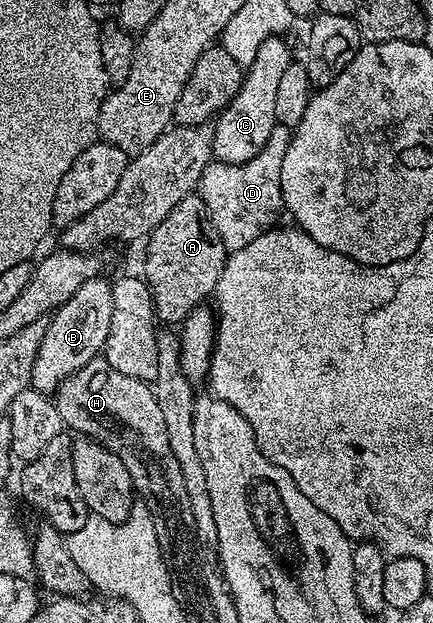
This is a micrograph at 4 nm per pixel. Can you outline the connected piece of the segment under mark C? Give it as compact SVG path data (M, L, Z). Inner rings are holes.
M279 35L271 36L262 46L258 46L258 58L246 69L244 81L234 99L215 117L213 130L213 157L222 164L241 164L250 162L254 154L270 142L270 130L274 130L274 102L278 85L286 66L294 63L294 56L288 44Z

